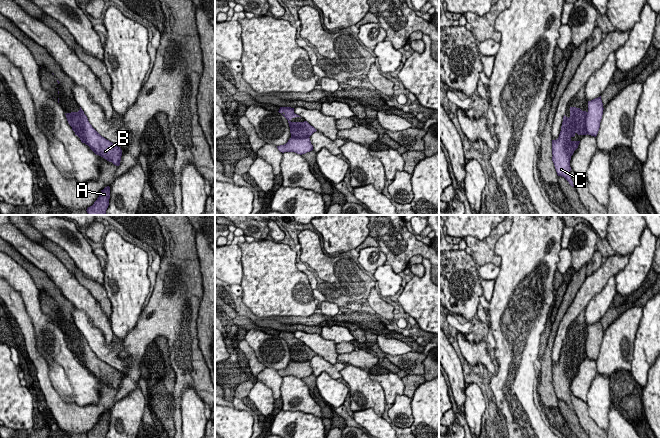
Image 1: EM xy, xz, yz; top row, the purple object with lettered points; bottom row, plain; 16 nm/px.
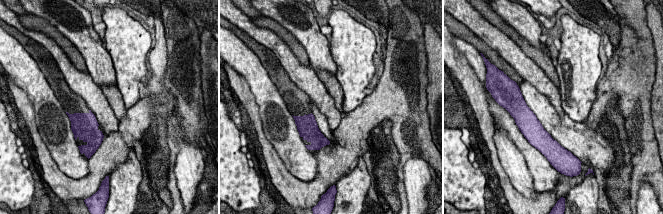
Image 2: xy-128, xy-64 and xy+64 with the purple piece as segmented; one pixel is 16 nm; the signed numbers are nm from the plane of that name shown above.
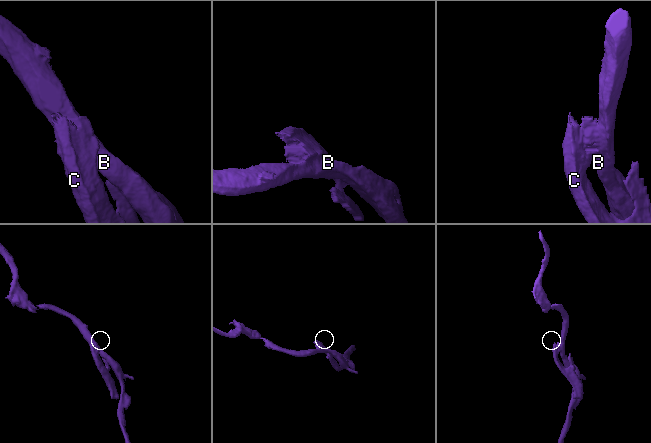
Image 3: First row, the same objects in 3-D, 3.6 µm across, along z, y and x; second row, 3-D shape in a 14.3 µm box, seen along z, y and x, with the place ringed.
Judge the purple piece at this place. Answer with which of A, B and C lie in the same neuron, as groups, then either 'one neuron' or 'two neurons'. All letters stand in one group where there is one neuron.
A C / B; two neurons

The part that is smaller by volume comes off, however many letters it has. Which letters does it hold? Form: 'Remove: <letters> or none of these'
Remove: A, C

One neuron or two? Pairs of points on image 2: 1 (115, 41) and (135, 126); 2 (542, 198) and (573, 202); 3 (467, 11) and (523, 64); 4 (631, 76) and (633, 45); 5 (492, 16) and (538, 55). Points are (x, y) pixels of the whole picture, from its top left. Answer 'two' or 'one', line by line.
1: two
2: two
3: one
4: one
5: one

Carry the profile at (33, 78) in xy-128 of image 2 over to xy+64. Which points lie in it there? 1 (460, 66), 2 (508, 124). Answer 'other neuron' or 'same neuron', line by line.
1: other neuron
2: same neuron

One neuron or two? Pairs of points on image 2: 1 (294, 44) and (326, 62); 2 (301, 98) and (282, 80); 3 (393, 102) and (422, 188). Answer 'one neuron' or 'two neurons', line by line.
1: two neurons
2: one neuron
3: two neurons

